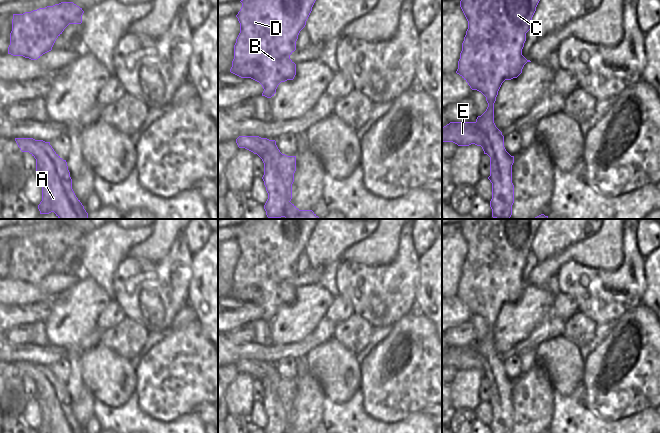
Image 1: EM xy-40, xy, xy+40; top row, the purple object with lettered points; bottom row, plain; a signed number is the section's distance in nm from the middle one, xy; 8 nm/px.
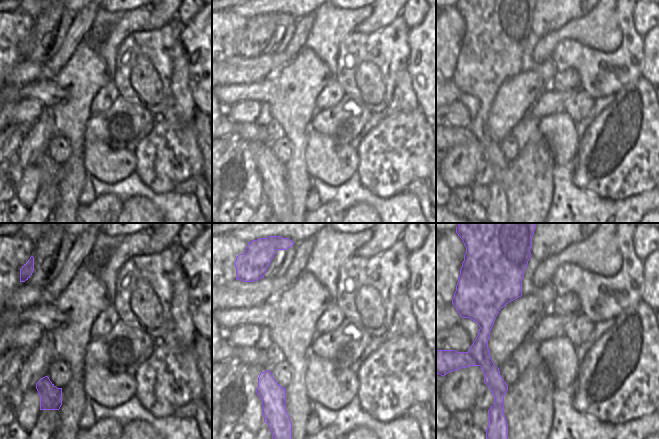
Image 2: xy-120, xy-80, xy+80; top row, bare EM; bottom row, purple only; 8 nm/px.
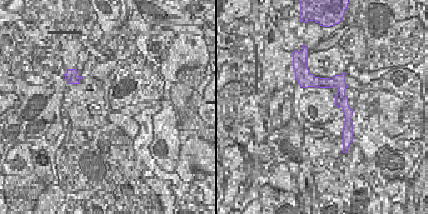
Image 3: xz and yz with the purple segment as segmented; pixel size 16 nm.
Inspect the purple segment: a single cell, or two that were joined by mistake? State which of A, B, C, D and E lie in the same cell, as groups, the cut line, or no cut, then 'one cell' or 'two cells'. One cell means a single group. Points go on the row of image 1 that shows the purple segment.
A E / B C D | xy+40 (475, 122), (491, 143), (493, 164), (497, 169), (493, 177) | two cells

